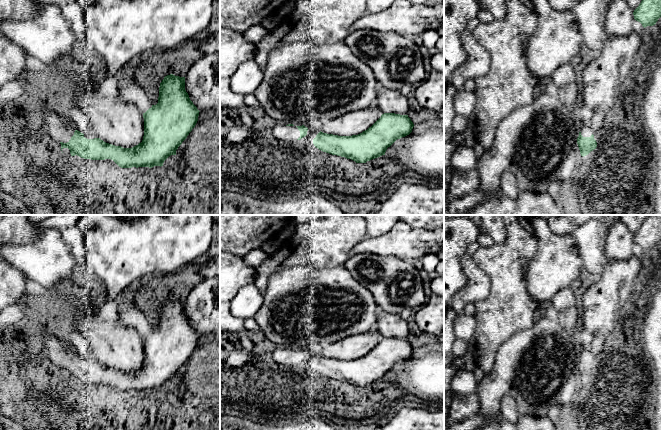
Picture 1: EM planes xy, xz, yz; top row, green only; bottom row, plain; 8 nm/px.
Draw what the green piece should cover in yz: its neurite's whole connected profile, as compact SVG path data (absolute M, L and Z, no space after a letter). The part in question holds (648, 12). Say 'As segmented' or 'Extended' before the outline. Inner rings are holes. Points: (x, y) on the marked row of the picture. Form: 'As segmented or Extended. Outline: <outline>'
As segmented. Outline: M642 0L633 15L644 28L655 25L661 17L661 0Z

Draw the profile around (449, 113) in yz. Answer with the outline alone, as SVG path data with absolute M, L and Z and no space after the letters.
M451 83L446 85L446 93L444 94L444 142L450 141L454 135L452 123L456 116L454 110L456 91L456 88Z

